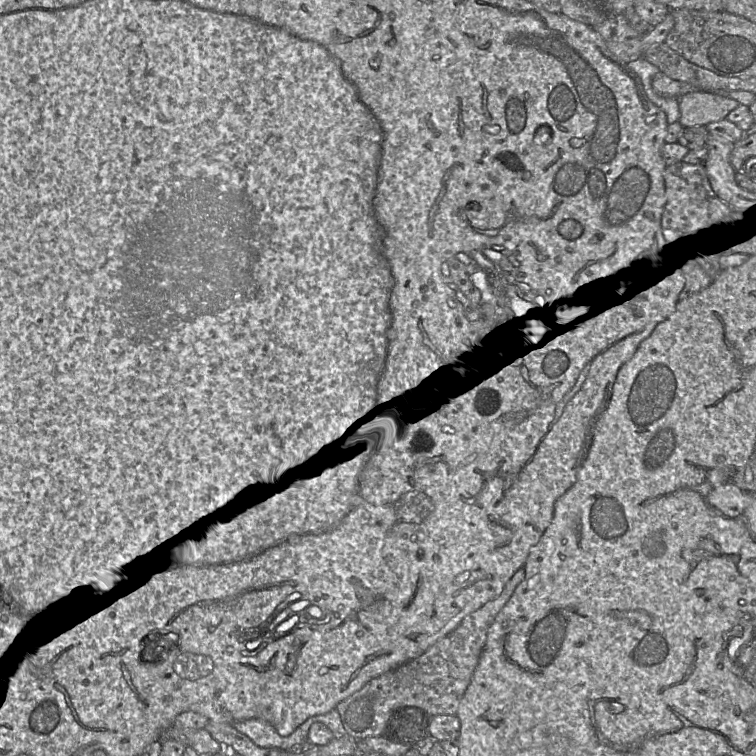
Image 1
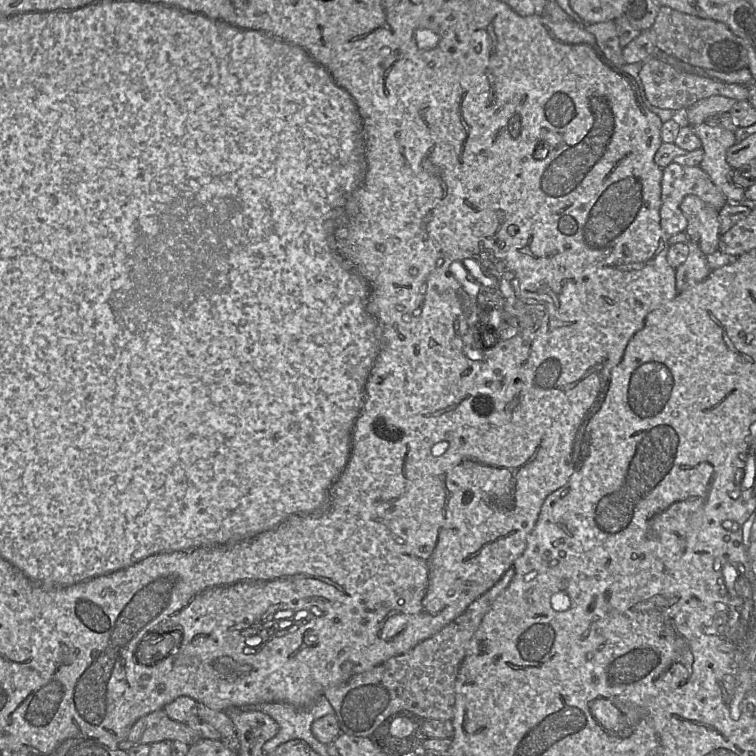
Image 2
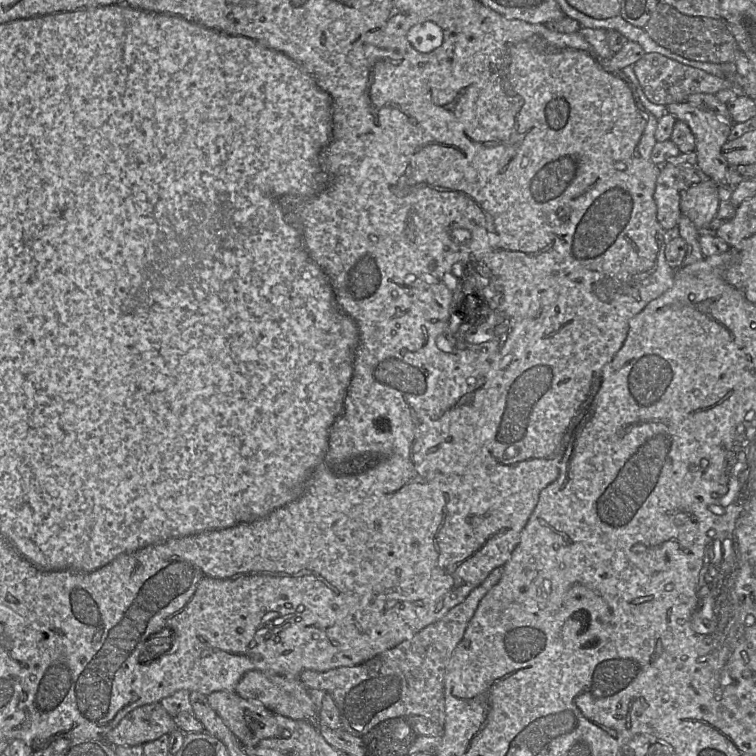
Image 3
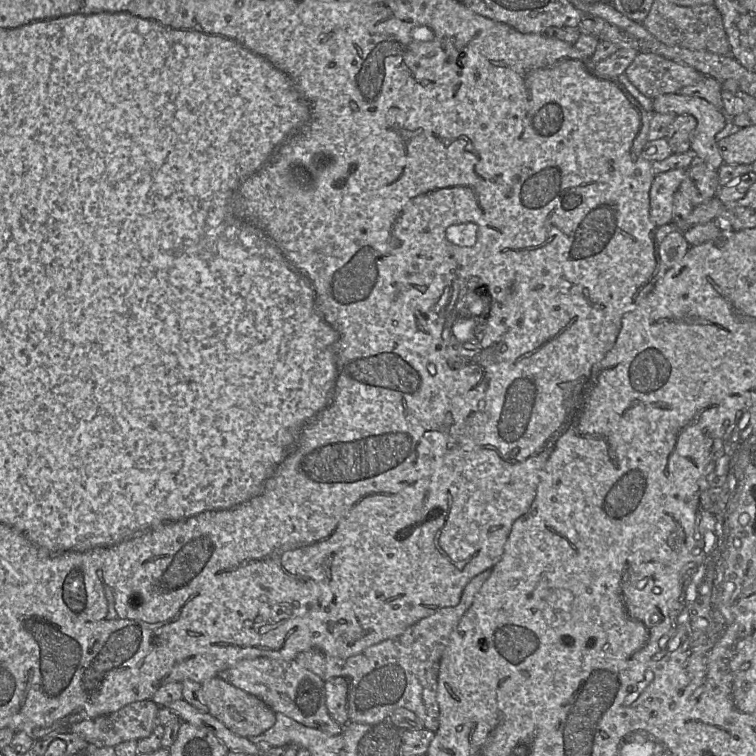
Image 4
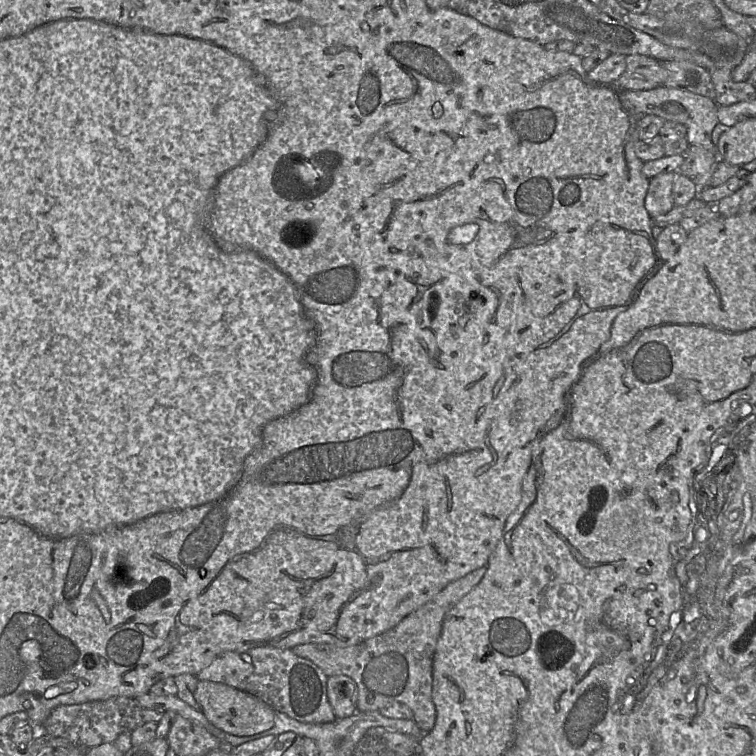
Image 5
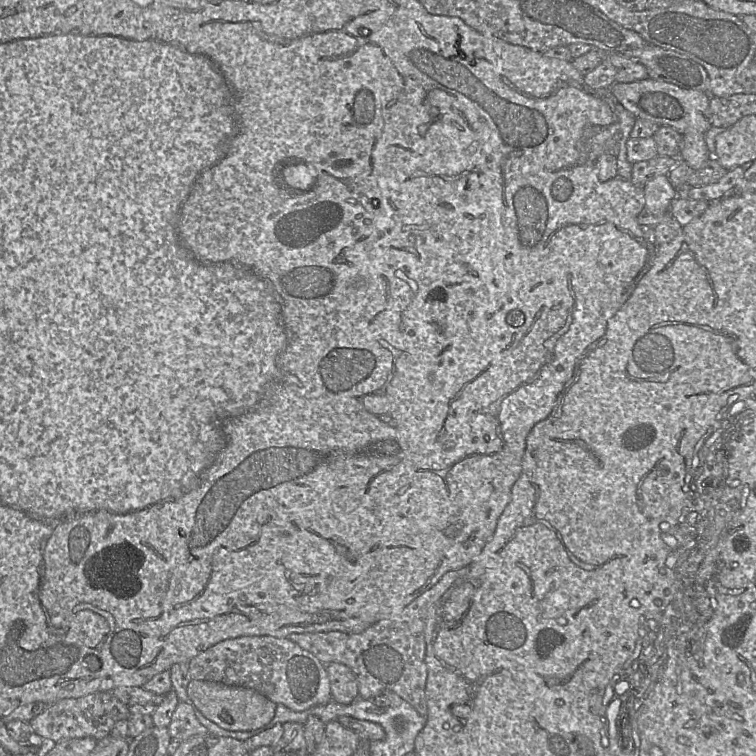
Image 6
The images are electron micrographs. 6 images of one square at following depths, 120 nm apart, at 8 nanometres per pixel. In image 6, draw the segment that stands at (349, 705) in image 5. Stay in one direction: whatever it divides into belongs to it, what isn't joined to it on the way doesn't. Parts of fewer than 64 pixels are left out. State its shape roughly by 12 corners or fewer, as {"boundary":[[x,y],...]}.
{"boundary":[[339,662],[326,665],[332,699],[350,704],[359,698],[353,671]]}

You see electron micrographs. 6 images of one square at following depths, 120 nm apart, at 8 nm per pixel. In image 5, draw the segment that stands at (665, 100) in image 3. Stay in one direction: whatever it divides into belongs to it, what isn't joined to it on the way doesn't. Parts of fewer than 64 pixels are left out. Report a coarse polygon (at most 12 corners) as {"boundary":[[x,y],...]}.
{"boundary":[[626,56],[624,90],[664,86],[668,71],[652,57]]}

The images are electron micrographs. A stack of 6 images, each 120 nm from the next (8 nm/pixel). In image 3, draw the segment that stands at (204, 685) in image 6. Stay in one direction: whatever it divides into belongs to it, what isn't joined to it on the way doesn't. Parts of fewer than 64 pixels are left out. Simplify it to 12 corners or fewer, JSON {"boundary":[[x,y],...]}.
{"boundary":[[228,691],[207,700],[243,746],[290,736],[260,702]]}

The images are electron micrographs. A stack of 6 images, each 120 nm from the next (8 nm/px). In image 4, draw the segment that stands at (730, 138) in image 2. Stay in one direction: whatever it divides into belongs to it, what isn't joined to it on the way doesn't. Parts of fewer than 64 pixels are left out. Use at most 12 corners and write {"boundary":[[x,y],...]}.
{"boundary":[[679,93],[653,99],[655,113],[697,120],[691,150],[714,170],[724,163],[716,134],[728,116],[704,98]]}

